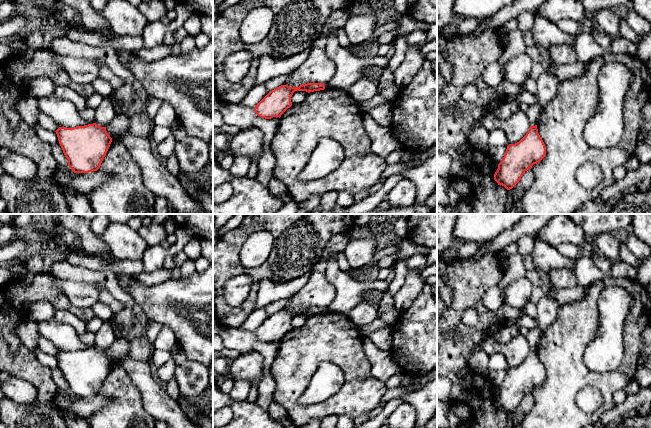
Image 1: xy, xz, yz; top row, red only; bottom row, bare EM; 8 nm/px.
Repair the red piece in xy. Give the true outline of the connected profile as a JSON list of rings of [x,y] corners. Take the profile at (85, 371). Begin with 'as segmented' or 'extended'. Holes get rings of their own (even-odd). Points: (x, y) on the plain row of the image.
as segmented; [[[96,347],[56,355],[68,390],[74,397],[97,395],[110,371],[112,362],[106,351]]]

